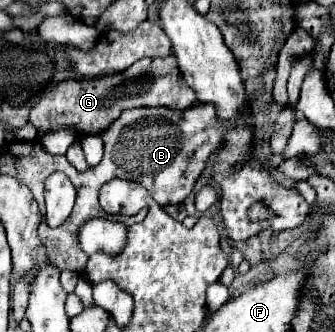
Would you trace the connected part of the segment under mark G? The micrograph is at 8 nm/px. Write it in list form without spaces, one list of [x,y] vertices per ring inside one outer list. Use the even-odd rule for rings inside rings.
[[[145,58],[139,60],[133,68],[135,72],[129,76],[129,68],[117,74],[105,74],[97,80],[63,80],[59,82],[47,96],[31,110],[29,122],[39,132],[51,132],[59,128],[75,128],[83,136],[99,134],[107,130],[113,120],[127,108],[141,108],[141,106],[165,106],[165,108],[191,108],[195,106],[197,98],[195,92],[183,82],[179,68],[175,66],[173,58]]]

